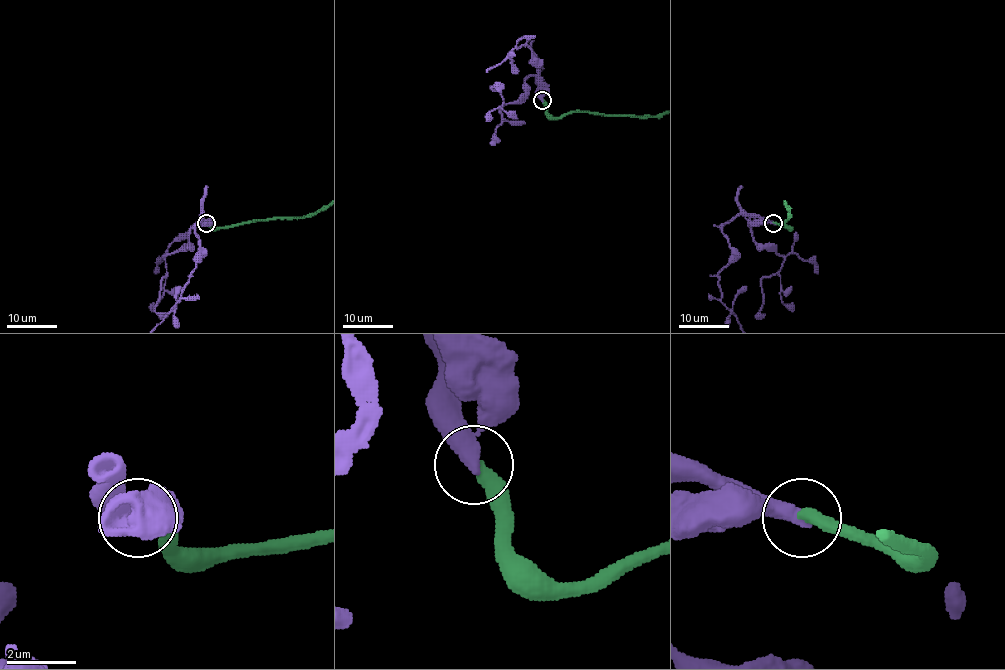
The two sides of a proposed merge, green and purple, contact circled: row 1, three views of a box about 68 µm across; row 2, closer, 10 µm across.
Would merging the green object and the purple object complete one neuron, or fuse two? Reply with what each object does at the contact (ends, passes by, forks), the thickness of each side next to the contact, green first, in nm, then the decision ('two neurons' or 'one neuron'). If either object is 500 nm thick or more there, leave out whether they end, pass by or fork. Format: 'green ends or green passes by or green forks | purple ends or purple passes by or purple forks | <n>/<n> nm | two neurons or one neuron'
green ends | purple passes by | 400/360 nm | one neuron

